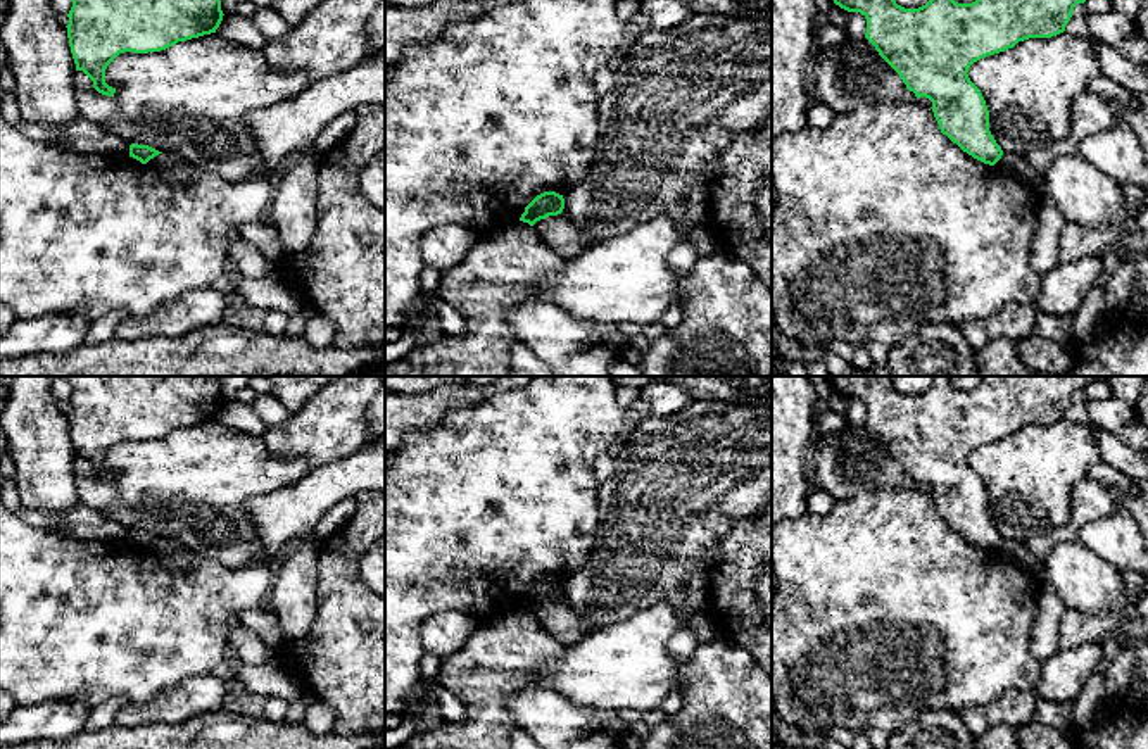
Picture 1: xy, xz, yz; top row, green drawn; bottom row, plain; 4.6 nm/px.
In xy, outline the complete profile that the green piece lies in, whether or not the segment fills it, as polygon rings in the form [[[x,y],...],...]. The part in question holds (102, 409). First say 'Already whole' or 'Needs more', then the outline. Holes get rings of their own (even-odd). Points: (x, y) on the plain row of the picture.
Already whole. [[[60,376],[73,393],[67,400],[67,425],[76,457],[83,457],[93,475],[114,483],[116,475],[105,469],[107,452],[124,438],[148,440],[166,437],[178,428],[186,428],[216,419],[223,407],[221,376]]]

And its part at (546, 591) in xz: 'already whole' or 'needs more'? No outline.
already whole

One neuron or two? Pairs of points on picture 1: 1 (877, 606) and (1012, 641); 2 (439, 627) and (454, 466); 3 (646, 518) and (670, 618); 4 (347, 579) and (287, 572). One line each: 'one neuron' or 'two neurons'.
1: one neuron
2: two neurons
3: two neurons
4: two neurons

